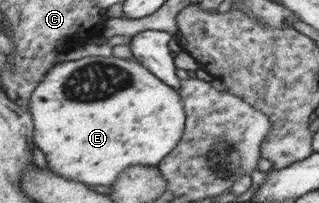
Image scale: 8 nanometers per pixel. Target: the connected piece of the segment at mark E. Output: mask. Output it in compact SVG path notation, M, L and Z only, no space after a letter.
M111 55L109 57L86 56L78 60L56 64L35 89L30 109L32 109L30 112L34 113L34 123L36 123L36 133L38 133L38 147L46 153L50 169L56 171L58 175L66 177L66 179L82 181L82 183L88 183L88 185L112 185L112 183L116 183L116 175L120 175L130 165L158 165L166 155L170 155L177 148L186 131L185 102L182 101L178 90L162 81L161 78L156 77L154 73L140 62L137 62L136 59L123 59Z

